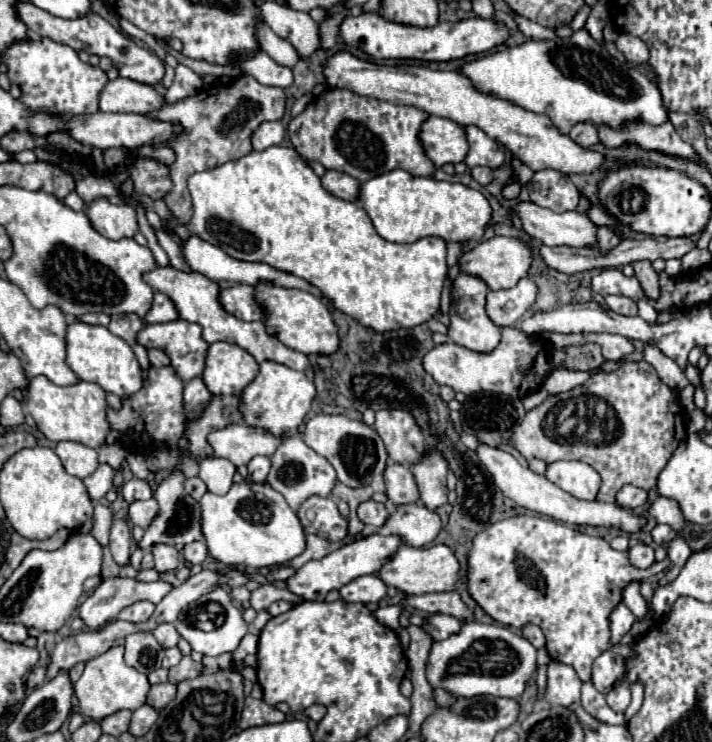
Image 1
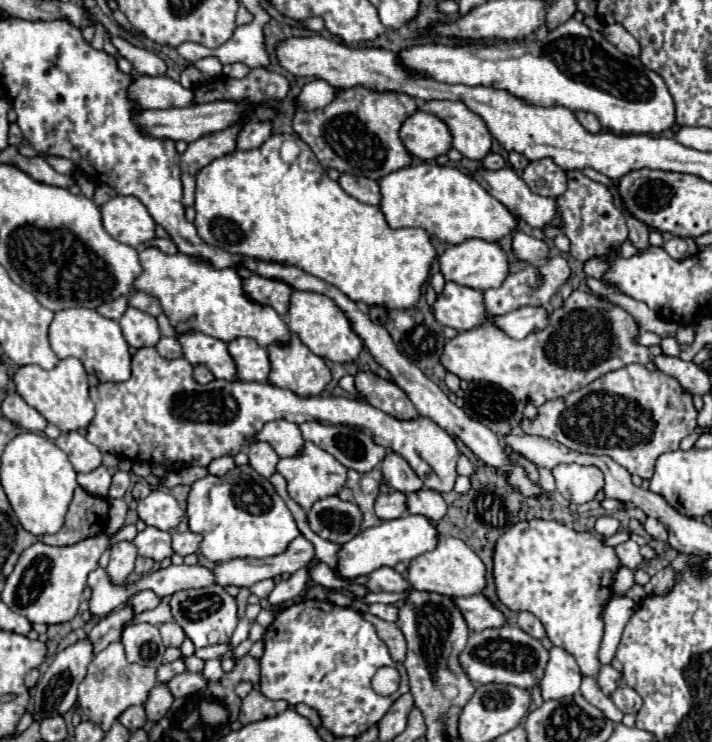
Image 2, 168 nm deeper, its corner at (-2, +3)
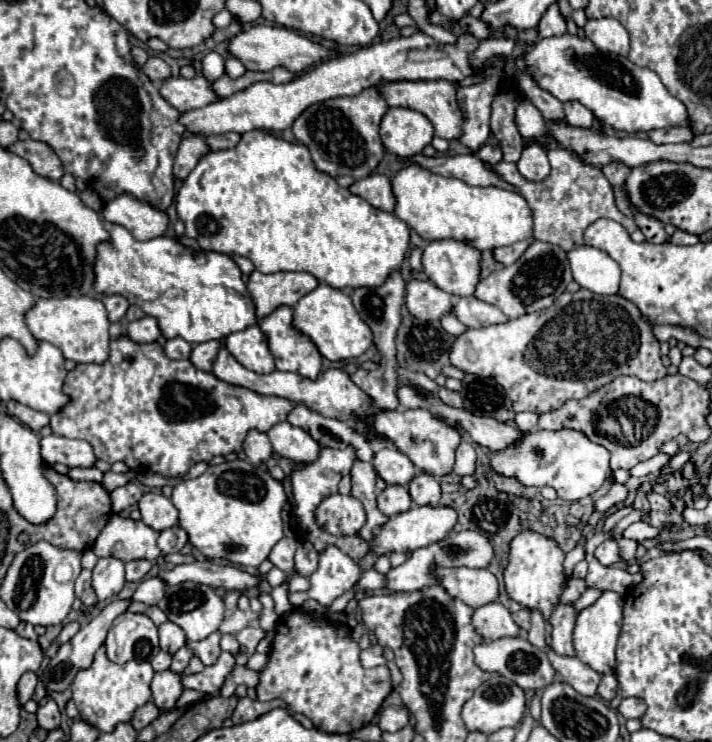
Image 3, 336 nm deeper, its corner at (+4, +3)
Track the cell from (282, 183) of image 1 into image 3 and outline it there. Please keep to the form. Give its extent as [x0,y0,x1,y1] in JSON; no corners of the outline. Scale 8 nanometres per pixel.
[176,130,410,290]

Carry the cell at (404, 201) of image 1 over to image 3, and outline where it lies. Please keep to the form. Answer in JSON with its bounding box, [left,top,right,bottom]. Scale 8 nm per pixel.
[394,164,532,250]

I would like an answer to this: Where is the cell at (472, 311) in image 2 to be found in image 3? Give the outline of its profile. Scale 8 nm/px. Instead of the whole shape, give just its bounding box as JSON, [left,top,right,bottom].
[404,280,454,322]

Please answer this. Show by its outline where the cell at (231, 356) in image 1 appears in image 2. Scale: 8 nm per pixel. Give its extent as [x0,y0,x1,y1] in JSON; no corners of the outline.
[228,338,270,382]

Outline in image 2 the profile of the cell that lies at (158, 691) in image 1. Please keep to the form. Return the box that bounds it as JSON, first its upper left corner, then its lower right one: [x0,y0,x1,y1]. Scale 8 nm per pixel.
[168,672,206,698]

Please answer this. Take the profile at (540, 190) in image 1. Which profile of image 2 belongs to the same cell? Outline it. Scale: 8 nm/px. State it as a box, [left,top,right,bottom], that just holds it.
[522,158,568,198]

